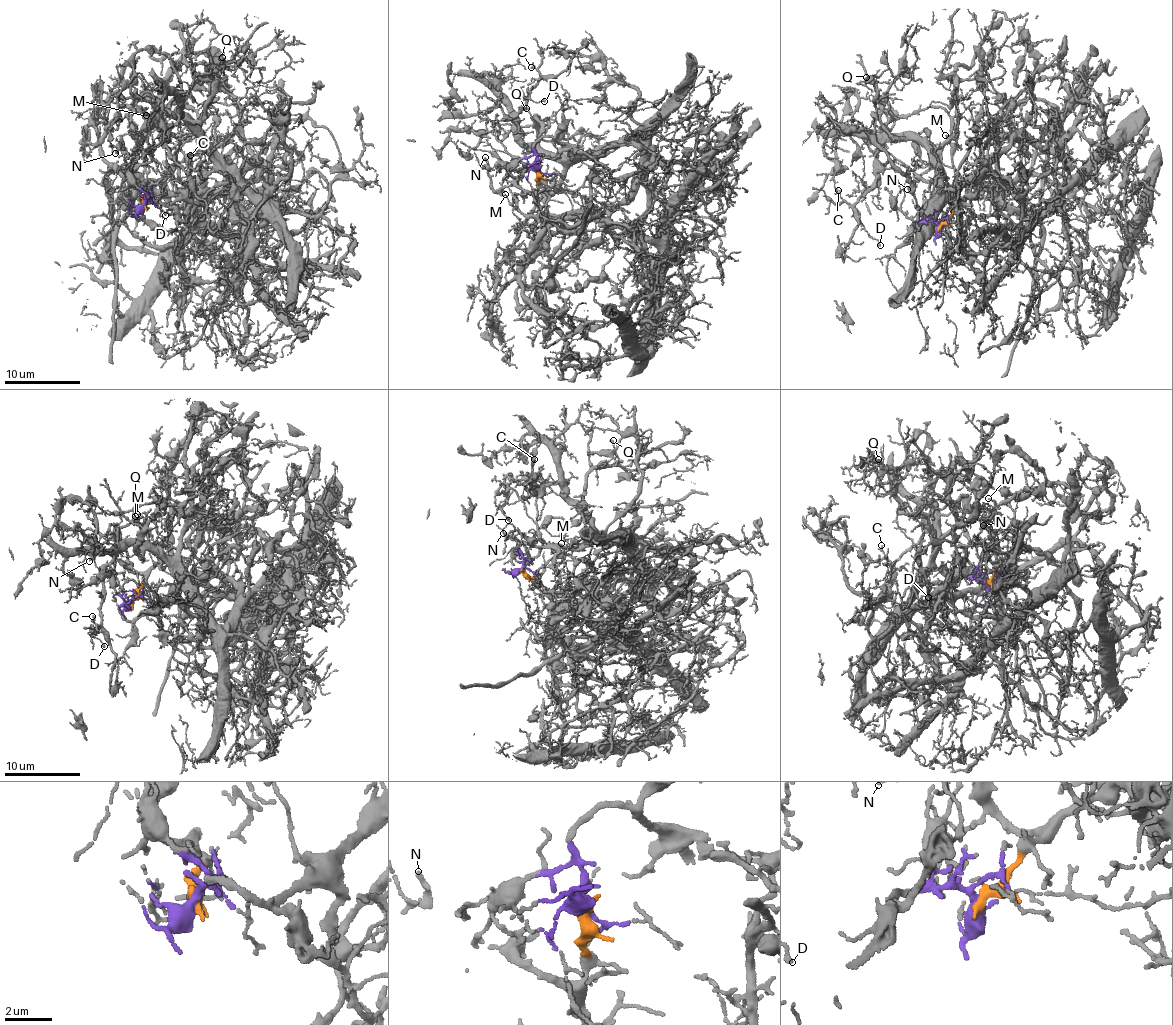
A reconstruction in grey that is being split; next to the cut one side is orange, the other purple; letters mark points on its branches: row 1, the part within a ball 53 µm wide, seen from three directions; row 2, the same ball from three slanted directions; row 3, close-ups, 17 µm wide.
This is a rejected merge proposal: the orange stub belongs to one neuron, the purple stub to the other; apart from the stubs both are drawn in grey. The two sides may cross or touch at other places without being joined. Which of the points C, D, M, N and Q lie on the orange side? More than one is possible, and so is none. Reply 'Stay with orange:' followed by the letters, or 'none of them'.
Stay with orange: M, N

